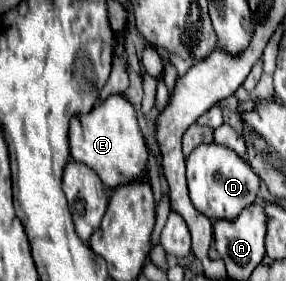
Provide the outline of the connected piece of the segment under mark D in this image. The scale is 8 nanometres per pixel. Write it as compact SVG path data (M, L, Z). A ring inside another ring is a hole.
M201 144L187 158L187 184L193 206L211 220L233 220L239 216L243 208L255 202L259 192L259 178L247 166L243 158L239 158L231 148L219 144Z

